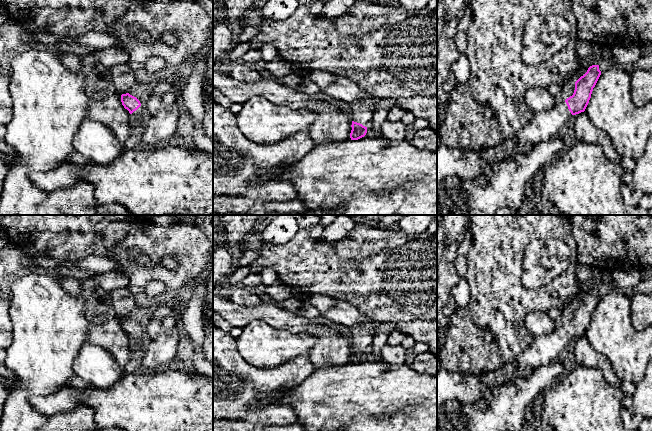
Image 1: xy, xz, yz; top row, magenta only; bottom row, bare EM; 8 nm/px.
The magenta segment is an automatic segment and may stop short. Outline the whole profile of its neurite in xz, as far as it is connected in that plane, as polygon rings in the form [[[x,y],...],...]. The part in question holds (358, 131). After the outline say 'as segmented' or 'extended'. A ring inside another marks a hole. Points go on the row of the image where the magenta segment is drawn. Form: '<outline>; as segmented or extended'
[[[367,91],[358,103],[347,107],[352,118],[351,140],[358,140],[366,135],[375,108],[374,96],[370,91]]]; extended

